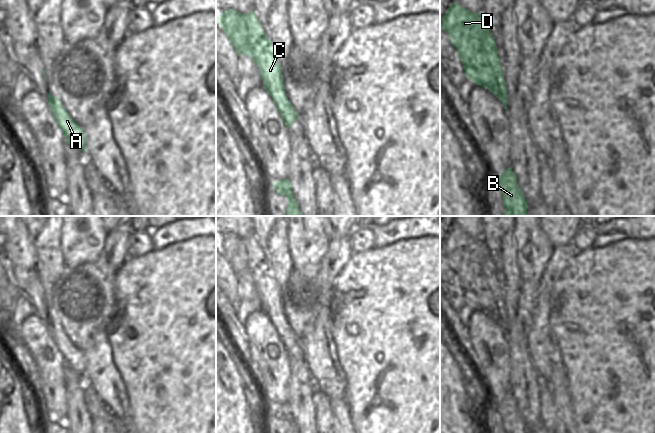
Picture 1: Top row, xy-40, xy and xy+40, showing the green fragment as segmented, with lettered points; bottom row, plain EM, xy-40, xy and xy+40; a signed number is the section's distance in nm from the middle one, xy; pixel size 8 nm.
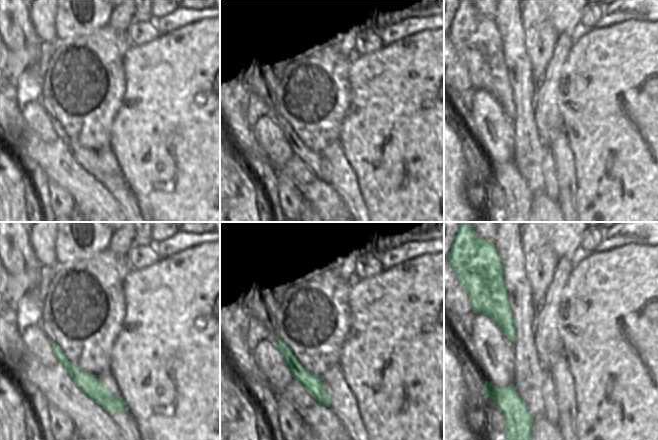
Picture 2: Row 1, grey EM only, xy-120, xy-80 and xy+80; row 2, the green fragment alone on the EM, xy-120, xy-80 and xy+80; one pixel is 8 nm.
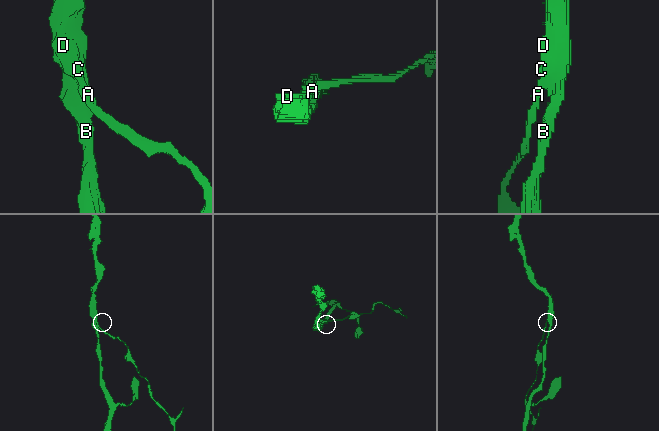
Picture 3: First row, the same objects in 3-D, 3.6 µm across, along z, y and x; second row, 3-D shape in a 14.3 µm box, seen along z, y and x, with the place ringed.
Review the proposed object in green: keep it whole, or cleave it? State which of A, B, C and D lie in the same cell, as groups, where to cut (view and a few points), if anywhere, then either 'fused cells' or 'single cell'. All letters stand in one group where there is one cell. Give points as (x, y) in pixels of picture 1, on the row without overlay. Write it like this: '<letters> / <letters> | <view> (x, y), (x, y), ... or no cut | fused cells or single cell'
A C / B D | xy (270, 268), (267, 274), (257, 267), (254, 268), (255, 287) | fused cells

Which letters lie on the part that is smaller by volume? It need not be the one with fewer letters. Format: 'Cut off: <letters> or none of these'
Cut off: A, C

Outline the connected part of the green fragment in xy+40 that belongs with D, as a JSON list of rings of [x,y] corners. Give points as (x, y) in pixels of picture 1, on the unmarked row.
[[[451,227],[441,243],[441,250],[459,278],[465,301],[507,323],[497,270],[483,239]]]

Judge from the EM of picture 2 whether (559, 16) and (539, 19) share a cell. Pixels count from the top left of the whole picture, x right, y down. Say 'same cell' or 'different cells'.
different cells

